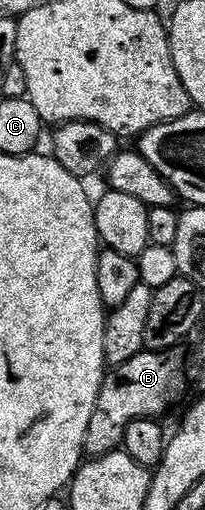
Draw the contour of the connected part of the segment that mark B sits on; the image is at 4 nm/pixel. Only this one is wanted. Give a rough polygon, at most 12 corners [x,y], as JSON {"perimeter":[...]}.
{"perimeter":[[143,349],[107,369],[87,455],[121,447],[186,386],[181,349]]}

